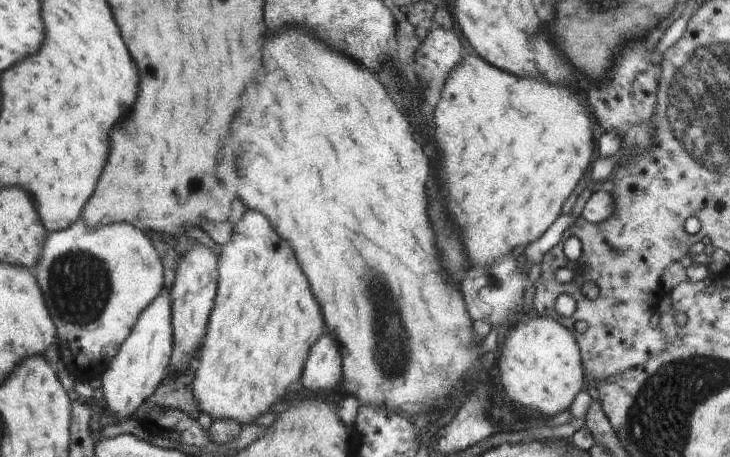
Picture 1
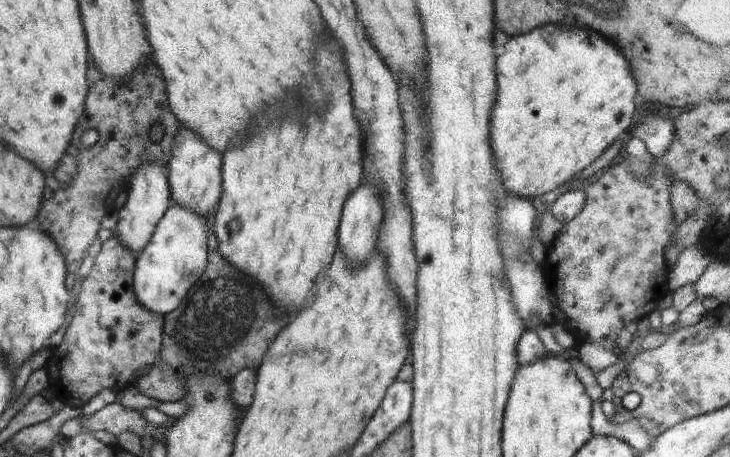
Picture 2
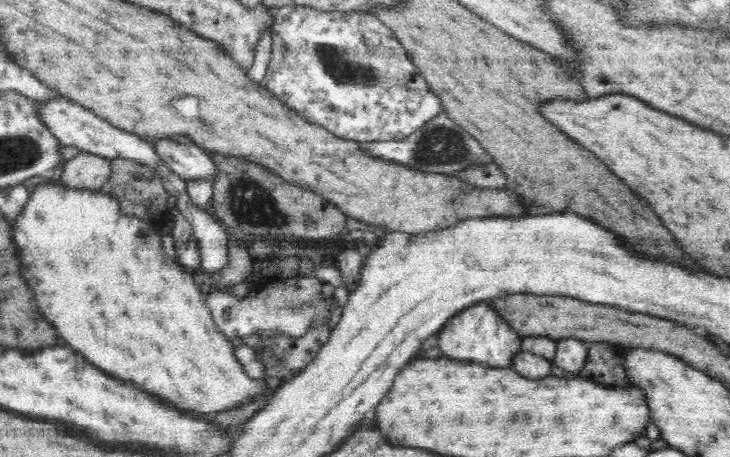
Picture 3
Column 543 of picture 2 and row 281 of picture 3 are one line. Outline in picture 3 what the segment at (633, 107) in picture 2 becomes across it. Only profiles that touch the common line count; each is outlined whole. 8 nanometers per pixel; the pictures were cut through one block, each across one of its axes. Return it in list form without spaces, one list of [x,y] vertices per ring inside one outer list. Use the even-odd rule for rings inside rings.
[[[47,180],[36,186],[30,192],[28,202],[22,208],[22,214],[12,222],[12,238],[17,245],[17,256],[20,260],[21,275],[25,283],[30,287],[36,306],[41,315],[56,329],[58,336],[66,340],[66,344],[74,350],[78,350],[88,362],[94,366],[100,366],[102,372],[110,374],[112,378],[118,378],[122,382],[132,382],[138,388],[146,390],[148,394],[164,400],[168,406],[192,414],[192,416],[204,416],[214,412],[226,412],[232,408],[238,408],[240,404],[248,404],[258,396],[270,394],[276,384],[270,383],[267,379],[255,379],[246,375],[242,363],[234,355],[234,346],[228,337],[218,329],[212,313],[205,303],[205,284],[195,275],[185,272],[178,262],[166,262],[166,254],[162,250],[159,235],[152,230],[152,226],[136,216],[126,216],[119,211],[119,202],[112,196],[94,190],[76,189],[64,186],[59,180]]]

